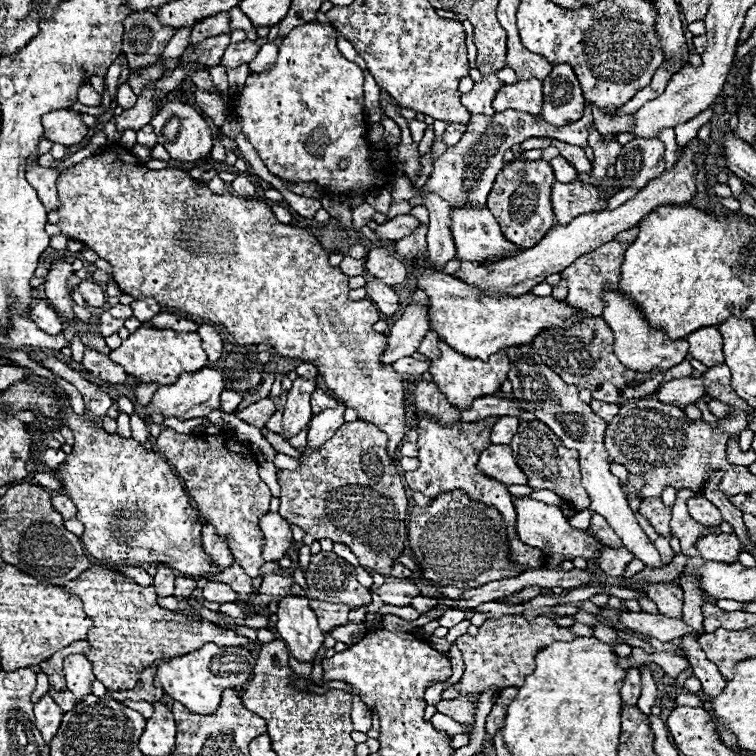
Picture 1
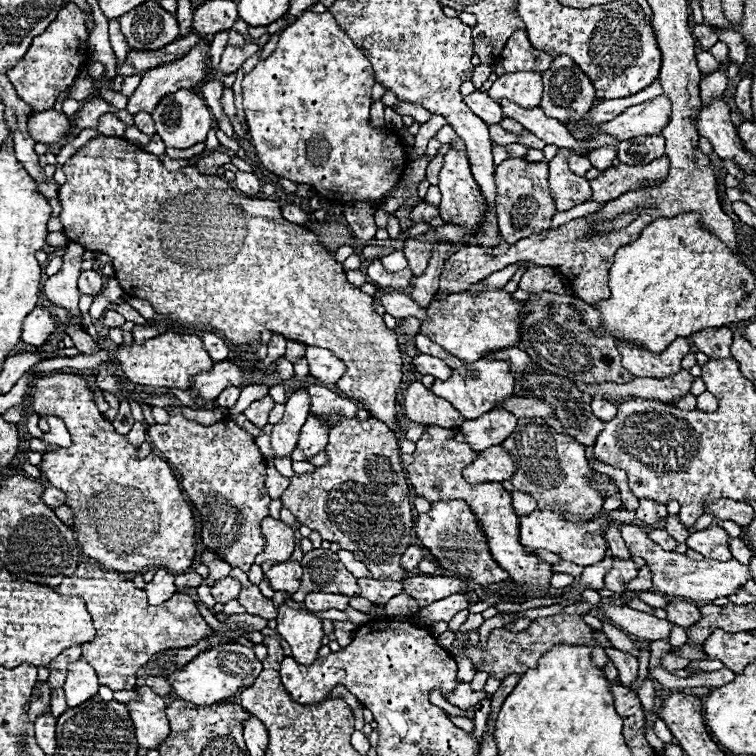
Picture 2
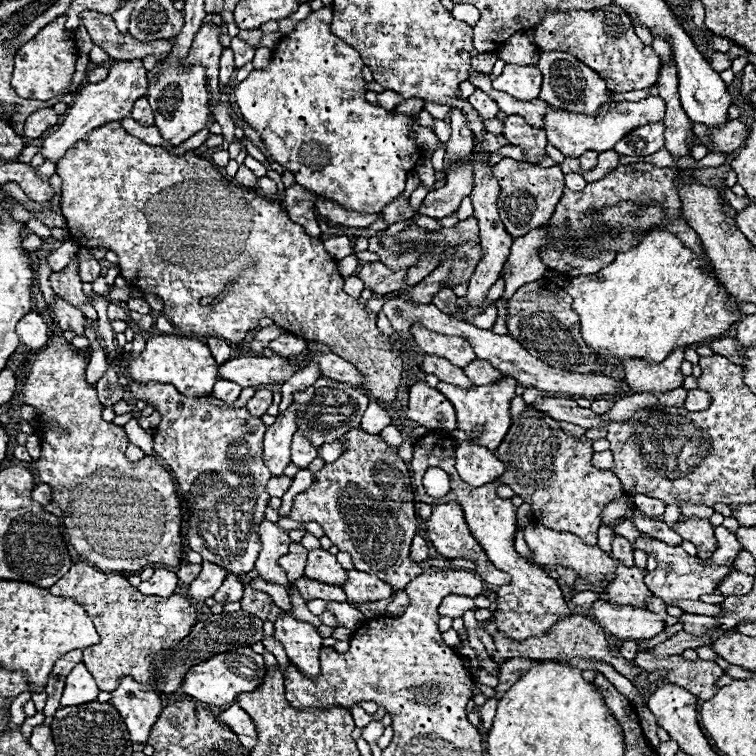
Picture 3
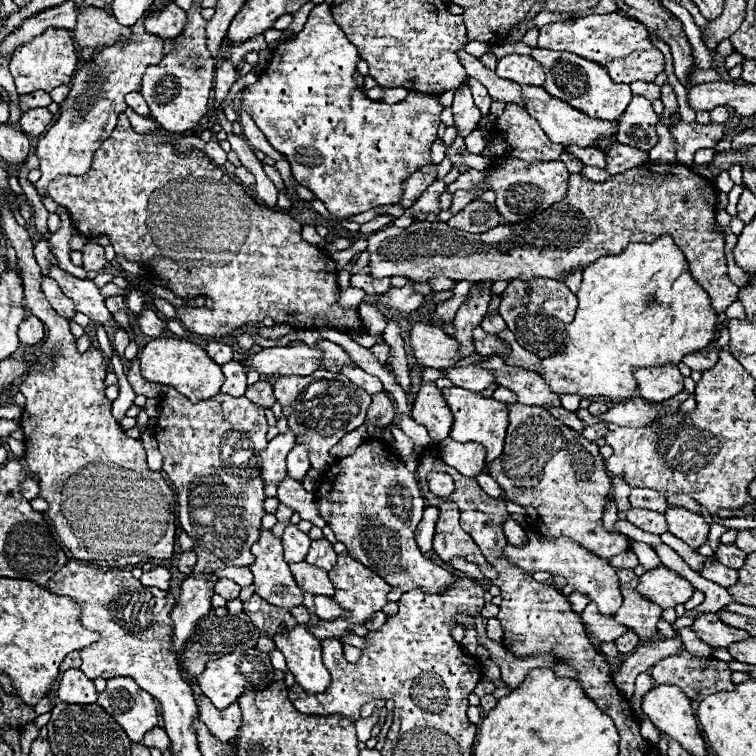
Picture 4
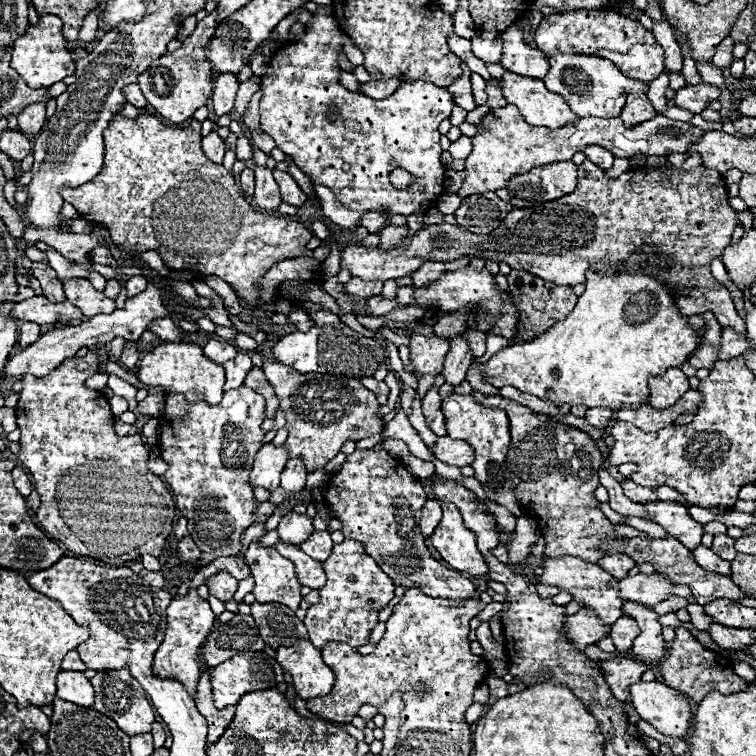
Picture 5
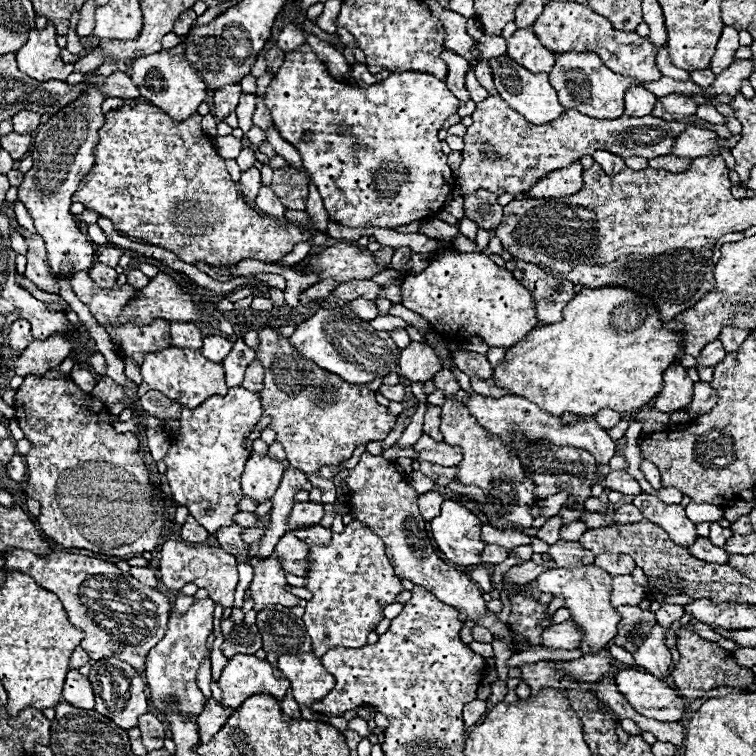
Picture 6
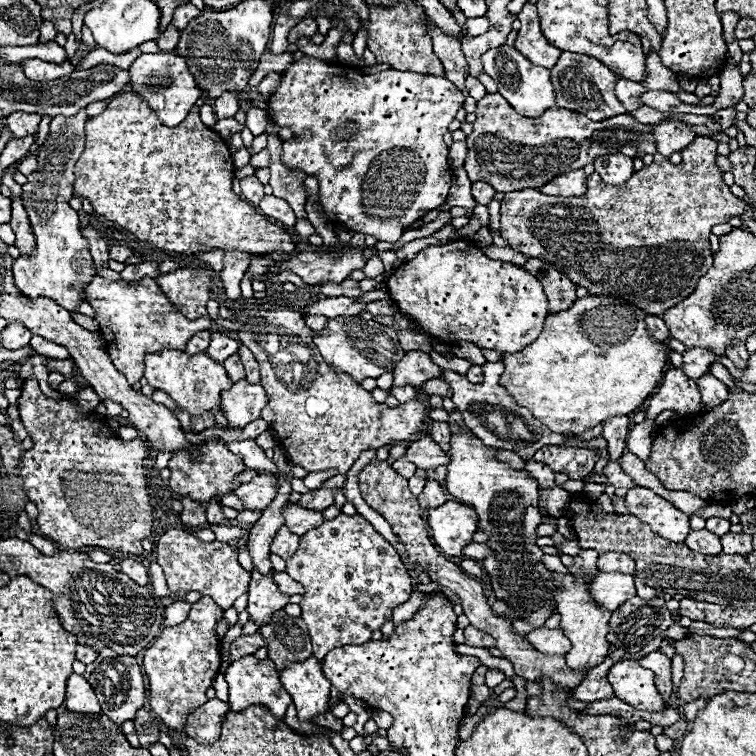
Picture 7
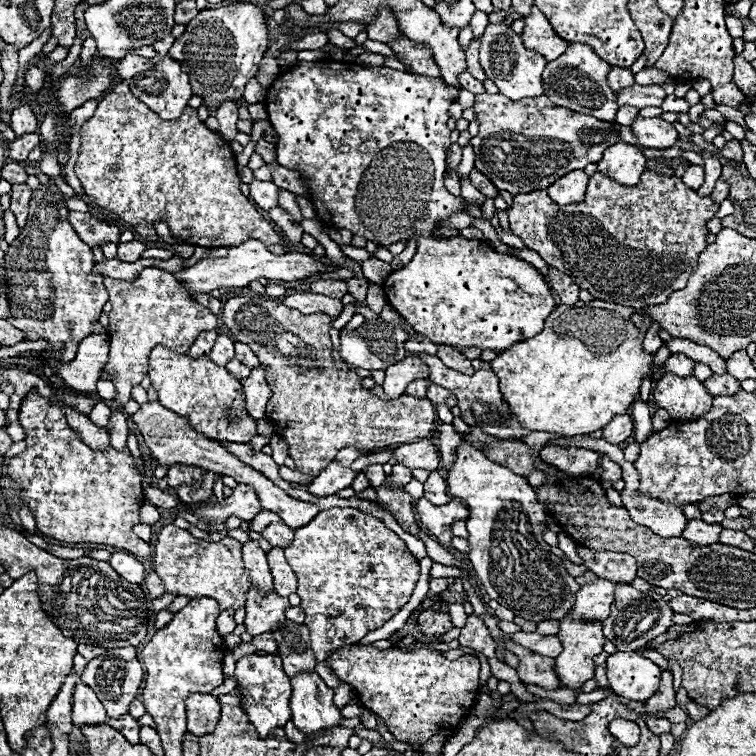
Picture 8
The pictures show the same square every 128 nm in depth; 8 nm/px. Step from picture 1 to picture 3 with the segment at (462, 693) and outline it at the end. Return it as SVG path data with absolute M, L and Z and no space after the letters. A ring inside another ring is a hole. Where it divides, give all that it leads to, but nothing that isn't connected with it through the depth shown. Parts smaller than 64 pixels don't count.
M572 612L568 618L560 620L558 624L554 624L544 636L530 636L522 642L510 640L506 638L500 630L496 630L492 634L494 644L496 644L496 654L492 654L492 660L500 666L502 662L506 662L506 658L530 658L530 660L550 660L550 658L582 658L582 660L590 660L590 662L608 662L614 666L616 672L620 672L622 676L626 676L628 680L634 680L638 674L644 674L642 668L638 668L636 664L626 662L624 658L618 656L618 652L614 648L610 648L608 638L604 634L604 630L590 620L588 616L580 614L580 612Z

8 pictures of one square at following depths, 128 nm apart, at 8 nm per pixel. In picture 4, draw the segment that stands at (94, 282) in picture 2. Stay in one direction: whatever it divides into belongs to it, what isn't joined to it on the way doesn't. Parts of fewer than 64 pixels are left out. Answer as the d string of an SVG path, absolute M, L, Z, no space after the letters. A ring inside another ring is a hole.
M88 242L88 246L82 248L82 260L84 260L84 270L86 272L98 272L100 268L104 268L106 258L104 258L104 248L100 244Z

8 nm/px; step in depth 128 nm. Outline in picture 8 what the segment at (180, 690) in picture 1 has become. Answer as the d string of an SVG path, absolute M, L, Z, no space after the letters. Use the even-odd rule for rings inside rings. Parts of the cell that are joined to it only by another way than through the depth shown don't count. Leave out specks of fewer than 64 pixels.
M274 654L244 656L236 662L234 676L236 676L236 686L242 690L242 710L256 726L258 734L262 734L262 738L266 738L272 728L282 728L290 720L292 686L290 686L290 678L282 670L280 656L274 656Z

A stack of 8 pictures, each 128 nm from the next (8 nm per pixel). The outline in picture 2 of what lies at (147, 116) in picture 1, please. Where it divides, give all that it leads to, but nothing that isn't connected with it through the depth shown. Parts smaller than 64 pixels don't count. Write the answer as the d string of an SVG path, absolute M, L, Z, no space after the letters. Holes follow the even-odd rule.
M196 46L182 60L148 70L142 76L134 96L128 100L126 110L130 114L138 114L138 110L152 112L154 106L158 106L158 102L166 94L172 94L180 88L194 88L202 84L202 80L208 74L208 68L204 66L206 52L208 46Z

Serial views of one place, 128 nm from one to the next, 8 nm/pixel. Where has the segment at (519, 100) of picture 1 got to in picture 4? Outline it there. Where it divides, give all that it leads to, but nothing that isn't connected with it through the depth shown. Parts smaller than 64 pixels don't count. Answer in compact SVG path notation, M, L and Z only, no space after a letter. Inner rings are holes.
M510 54L502 58L496 66L496 74L516 84L528 84L528 86L542 86L546 78L542 66L534 58L520 54Z

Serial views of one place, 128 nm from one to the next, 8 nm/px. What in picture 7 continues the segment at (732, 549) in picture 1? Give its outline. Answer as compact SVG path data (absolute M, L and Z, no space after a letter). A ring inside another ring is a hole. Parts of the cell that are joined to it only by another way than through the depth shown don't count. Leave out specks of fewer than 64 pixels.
M636 486L628 490L624 500L630 514L646 522L662 538L682 542L682 538L690 534L690 516L680 512L668 500L656 496L652 490Z

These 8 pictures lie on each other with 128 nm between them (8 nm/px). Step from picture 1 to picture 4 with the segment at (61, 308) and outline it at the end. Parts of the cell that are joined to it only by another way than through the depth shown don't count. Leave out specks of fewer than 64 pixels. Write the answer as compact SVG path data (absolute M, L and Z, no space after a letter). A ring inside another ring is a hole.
M52 266L50 270L50 278L54 278L58 282L58 286L62 288L62 292L74 300L76 306L80 306L80 312L90 316L90 320L98 320L98 322L108 322L110 312L104 306L104 296L100 294L100 288L90 282L90 280L80 280L74 278L70 274L66 274L64 270L60 270L58 266Z

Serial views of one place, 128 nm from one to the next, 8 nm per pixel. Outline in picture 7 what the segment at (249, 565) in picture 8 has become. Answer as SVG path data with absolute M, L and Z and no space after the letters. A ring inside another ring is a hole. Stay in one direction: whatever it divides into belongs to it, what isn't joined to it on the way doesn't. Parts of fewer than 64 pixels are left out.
M284 480L280 482L278 494L274 498L274 502L262 512L262 518L252 526L250 530L250 538L248 538L248 552L254 560L254 568L260 574L268 574L272 570L270 564L270 542L274 540L274 534L284 526L284 518L282 518L282 506L286 506L288 496L290 496L292 488L290 482Z

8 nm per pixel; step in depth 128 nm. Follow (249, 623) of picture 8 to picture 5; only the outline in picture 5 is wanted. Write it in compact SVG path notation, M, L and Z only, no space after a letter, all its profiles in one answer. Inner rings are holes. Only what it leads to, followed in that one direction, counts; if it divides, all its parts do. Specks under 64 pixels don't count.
M260 538L252 540L252 544L244 552L244 560L252 570L252 594L258 602L278 602L290 606L292 610L298 610L298 604L302 600L302 584L298 582L294 564L290 560L280 556L274 546L262 546Z

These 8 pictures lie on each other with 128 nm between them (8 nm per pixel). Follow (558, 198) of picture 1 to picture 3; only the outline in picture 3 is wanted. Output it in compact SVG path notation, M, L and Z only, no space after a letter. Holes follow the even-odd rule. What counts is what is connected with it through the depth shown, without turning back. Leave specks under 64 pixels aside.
M644 98L638 102L620 102L620 104L606 104L598 114L574 114L574 112L564 112L564 110L554 110L548 106L546 114L546 136L548 142L554 144L566 158L578 158L588 150L594 152L606 152L616 146L620 138L624 138L630 130L636 130L640 126L652 124L652 122L662 122L664 118L664 102L662 98ZM568 172L565 174L565 185L568 186L570 190L582 191L584 190L584 186L587 185L587 182L580 174Z

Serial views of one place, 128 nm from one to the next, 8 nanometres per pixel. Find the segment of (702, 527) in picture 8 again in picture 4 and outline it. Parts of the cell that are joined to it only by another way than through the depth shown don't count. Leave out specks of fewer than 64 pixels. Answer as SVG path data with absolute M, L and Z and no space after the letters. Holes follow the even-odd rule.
M710 562L706 564L706 568L700 572L706 580L710 582L716 582L718 586L722 588L730 588L738 582L738 570L732 570L732 568L726 568L722 566L720 562Z

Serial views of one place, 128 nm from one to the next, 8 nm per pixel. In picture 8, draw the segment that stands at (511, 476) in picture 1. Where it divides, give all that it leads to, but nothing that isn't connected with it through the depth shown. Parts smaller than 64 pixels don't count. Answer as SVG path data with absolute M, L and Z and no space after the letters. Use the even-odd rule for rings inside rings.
M418 440L418 442L410 442L410 444L402 444L394 450L394 460L402 462L404 466L408 466L410 470L420 468L420 470L428 470L434 472L440 466L440 454L438 448L434 446L432 440Z

